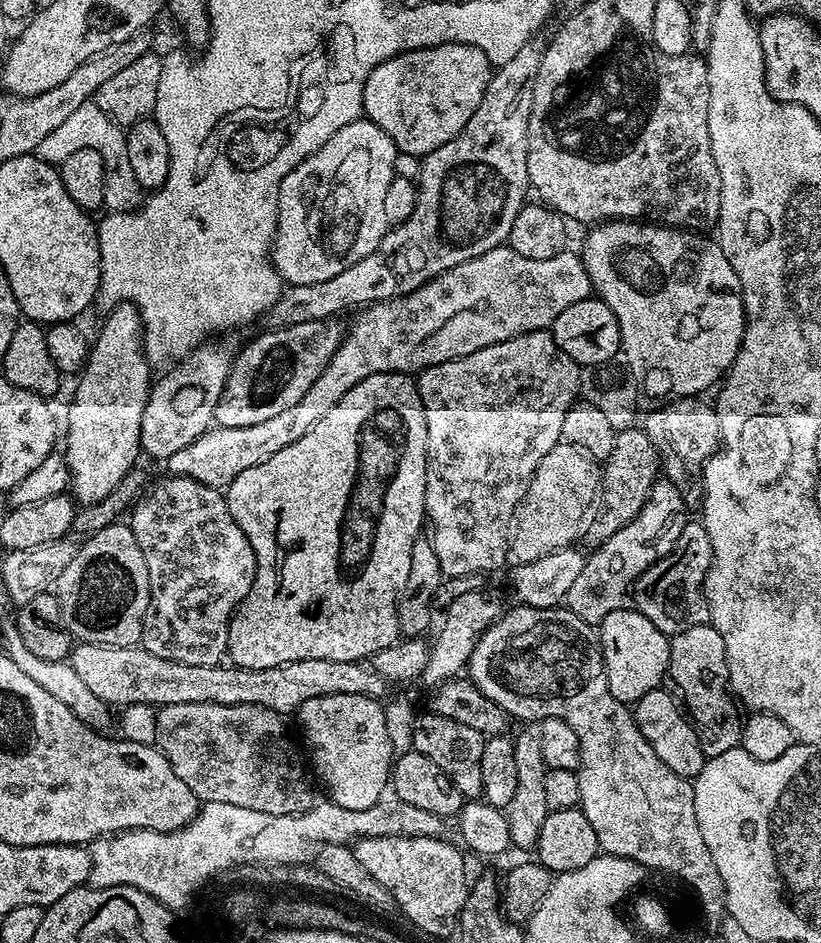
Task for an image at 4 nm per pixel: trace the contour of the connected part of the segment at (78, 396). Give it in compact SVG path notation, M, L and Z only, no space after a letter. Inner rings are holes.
M121 302L111 312L96 340L94 338L91 341L88 359L79 373L80 381L76 384L76 393L72 396L72 406L68 410L68 454L65 454L64 460L68 465L71 495L80 506L102 503L127 478L136 459L142 456L140 430L150 391L150 361L144 350L142 329L133 307Z

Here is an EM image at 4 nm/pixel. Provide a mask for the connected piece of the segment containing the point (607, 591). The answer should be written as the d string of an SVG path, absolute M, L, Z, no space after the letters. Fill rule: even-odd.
M667 478L657 479L650 490L650 498L646 498L646 506L642 506L632 521L623 524L605 544L599 545L592 557L585 559L582 574L574 578L574 586L570 586L566 601L567 608L578 614L578 618L599 626L606 614L629 603L632 585L641 574L670 554L674 542L682 538L682 530L690 522L684 496L676 488L679 487Z

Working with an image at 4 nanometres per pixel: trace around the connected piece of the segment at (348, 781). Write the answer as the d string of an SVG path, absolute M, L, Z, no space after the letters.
M334 694L322 698L310 698L310 702L306 702L298 709L299 716L300 724L304 727L304 736L312 747L312 764L316 767L321 782L328 787L328 792L332 795L329 796L331 803L346 810L366 810L379 804L389 787L394 763L392 739L386 732L384 704L370 696Z

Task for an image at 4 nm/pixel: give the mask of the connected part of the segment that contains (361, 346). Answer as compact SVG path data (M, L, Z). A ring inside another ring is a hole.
M501 246L482 254L473 260L462 262L442 275L415 288L407 296L394 300L386 300L379 304L367 305L352 320L352 325L340 337L340 345L330 358L326 370L306 390L306 394L294 406L282 410L282 414L274 414L274 418L256 420L252 424L244 424L241 428L219 428L214 426L202 433L186 450L178 450L178 454L166 461L166 468L171 475L188 476L192 480L202 482L211 488L227 489L242 470L250 470L250 466L258 466L266 462L278 450L286 450L292 442L298 442L330 406L339 402L345 394L362 378L370 378L375 372L407 372L419 374L430 366L438 366L442 362L457 360L459 356L469 356L486 346L494 346L498 342L506 342L523 332L538 332L547 329L566 310L566 306L574 306L574 302L582 302L593 295L592 279L584 268L584 261L572 250L566 250L554 258L535 260L522 258L513 248Z

